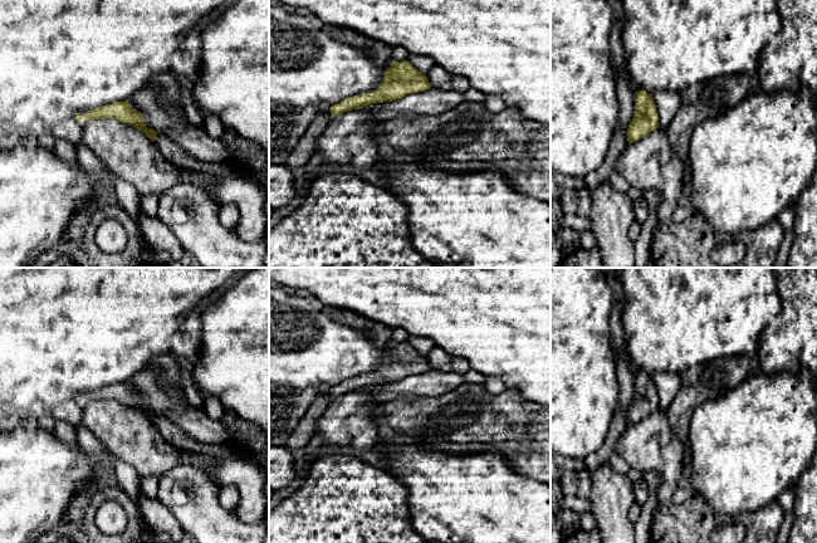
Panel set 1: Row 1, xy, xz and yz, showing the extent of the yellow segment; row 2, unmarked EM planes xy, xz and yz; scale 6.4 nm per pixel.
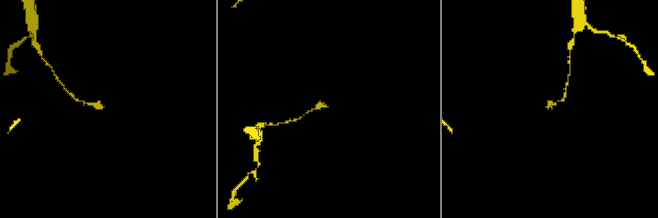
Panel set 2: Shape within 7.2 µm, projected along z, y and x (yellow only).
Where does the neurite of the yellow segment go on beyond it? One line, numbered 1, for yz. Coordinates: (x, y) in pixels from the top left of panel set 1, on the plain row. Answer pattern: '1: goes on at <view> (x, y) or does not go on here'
1: does not go on here

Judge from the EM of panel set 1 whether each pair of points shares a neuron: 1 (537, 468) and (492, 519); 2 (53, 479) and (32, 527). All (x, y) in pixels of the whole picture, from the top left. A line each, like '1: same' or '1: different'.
1: different
2: same

